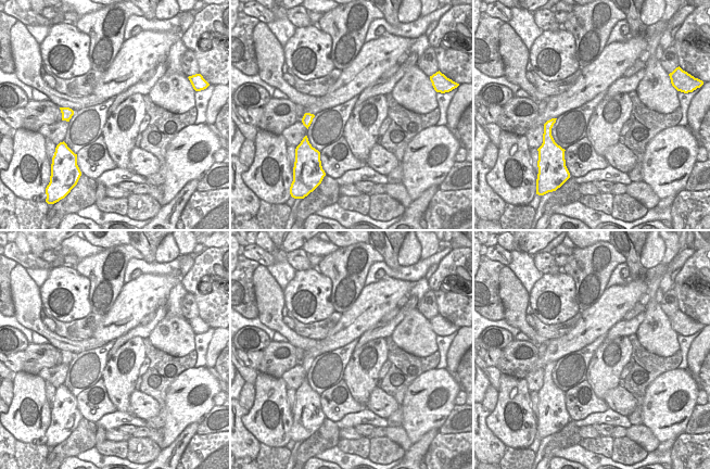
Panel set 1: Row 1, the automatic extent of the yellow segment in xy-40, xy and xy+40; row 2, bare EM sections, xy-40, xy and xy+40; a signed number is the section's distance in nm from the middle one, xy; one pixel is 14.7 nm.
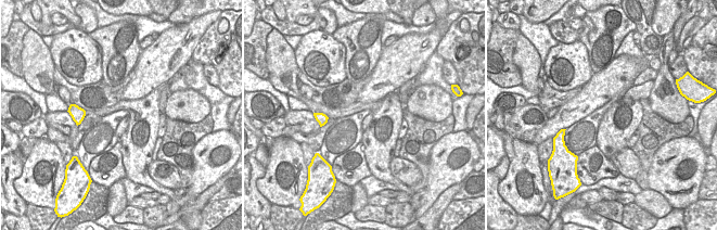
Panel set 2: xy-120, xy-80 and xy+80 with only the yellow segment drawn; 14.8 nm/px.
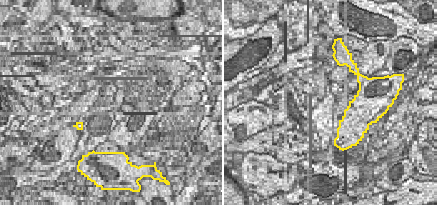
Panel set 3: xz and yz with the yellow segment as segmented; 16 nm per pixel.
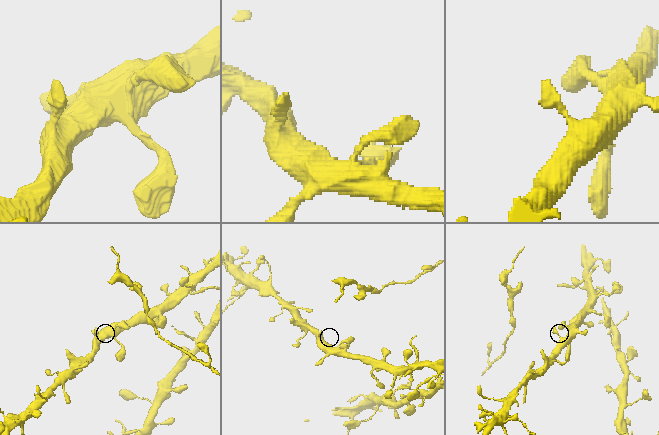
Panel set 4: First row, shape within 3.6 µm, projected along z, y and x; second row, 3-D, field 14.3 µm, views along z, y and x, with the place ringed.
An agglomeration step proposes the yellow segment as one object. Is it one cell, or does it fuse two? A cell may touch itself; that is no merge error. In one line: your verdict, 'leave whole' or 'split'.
leave whole

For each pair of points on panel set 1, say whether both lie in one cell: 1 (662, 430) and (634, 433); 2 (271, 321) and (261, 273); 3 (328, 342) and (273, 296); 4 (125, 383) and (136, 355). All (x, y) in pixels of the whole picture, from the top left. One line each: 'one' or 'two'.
1: two
2: one
3: two
4: one

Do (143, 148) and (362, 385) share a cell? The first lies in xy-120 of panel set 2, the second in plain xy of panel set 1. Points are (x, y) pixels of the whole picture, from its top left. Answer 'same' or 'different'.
same

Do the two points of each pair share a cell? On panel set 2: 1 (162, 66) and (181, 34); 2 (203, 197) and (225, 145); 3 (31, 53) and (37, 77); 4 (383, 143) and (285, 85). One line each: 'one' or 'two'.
1: one
2: two
3: one
4: one

